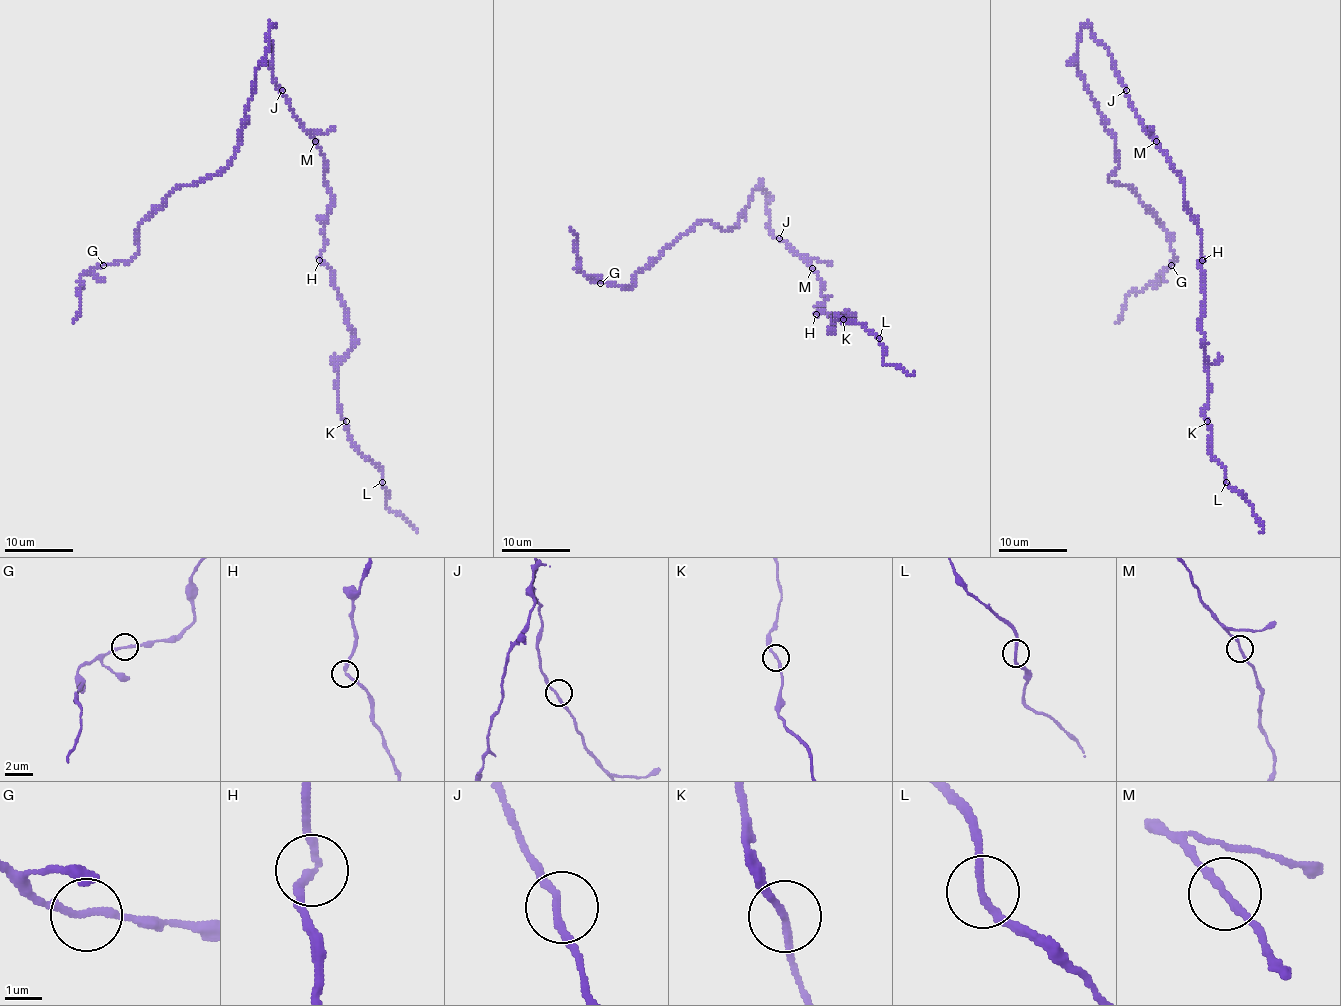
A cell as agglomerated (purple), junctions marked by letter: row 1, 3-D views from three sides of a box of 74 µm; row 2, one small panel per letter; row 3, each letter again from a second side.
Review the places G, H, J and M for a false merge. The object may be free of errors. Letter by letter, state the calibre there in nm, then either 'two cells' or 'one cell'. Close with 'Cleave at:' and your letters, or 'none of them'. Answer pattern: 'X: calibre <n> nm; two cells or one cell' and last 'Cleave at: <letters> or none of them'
G: calibre 200 nm; one cell
H: calibre 200 nm; one cell
J: calibre 190 nm; one cell
M: calibre 200 nm; one cell
Cleave at: none of them

